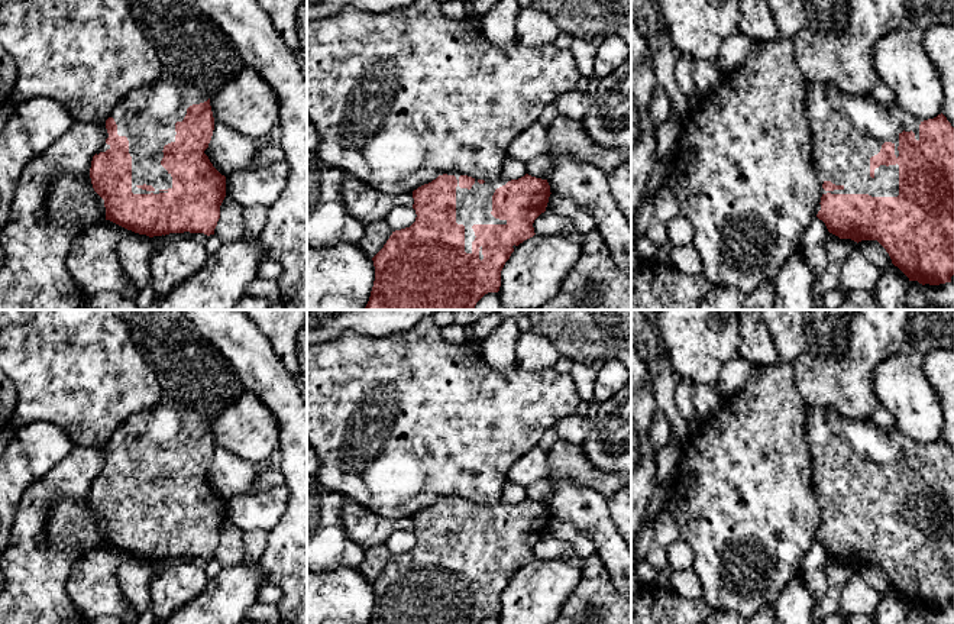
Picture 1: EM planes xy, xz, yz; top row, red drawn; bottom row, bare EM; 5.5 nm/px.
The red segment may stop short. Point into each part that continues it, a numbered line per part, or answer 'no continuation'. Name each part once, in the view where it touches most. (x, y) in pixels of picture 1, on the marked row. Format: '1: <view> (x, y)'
1: yz (847, 131)

